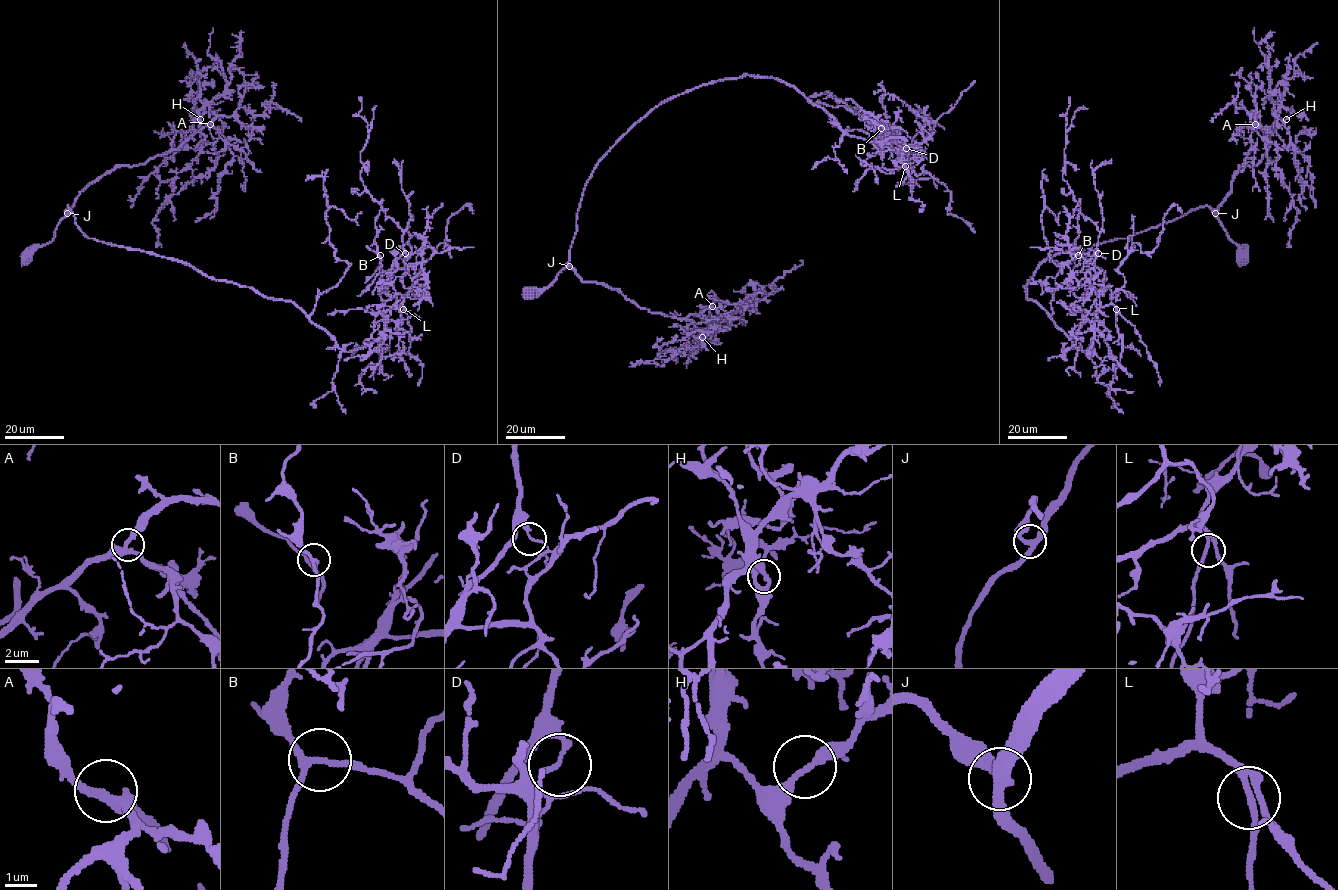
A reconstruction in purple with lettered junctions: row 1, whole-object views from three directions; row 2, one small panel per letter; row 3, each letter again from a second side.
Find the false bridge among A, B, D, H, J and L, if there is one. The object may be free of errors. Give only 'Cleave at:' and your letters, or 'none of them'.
Cleave at: D

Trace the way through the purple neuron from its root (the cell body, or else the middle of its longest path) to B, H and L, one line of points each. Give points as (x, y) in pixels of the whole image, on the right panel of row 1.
B: (1243, 257), (1203, 205), (1048, 258), (1026, 296), (1083, 351), (1099, 230), (1080, 210), (1078, 255)
H: (1243, 257), (1215, 213), (1231, 192), (1239, 169), (1262, 159), (1273, 123), (1286, 119)
L: (1243, 257), (1203, 205), (1127, 238), (1058, 252), (1025, 286), (1026, 296), (1083, 351), (1095, 311), (1116, 309)

